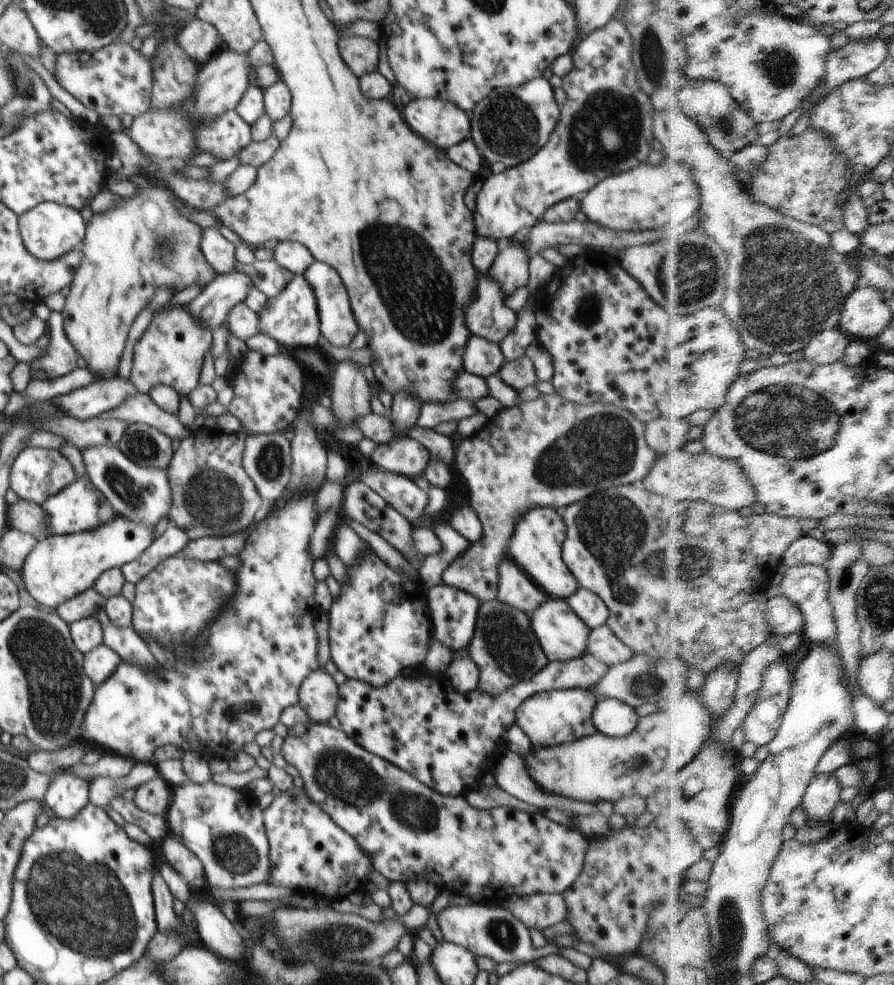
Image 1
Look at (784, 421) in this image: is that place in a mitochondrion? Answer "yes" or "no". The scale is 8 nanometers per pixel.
yes

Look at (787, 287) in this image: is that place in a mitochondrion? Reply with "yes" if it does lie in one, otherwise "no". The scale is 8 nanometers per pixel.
yes

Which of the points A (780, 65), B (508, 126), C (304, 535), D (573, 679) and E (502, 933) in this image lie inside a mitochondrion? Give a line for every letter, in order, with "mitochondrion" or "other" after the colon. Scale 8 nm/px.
A: mitochondrion
B: mitochondrion
C: other
D: other
E: mitochondrion

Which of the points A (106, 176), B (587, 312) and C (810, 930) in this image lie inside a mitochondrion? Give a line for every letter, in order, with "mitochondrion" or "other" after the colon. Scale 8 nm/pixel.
A: other
B: mitochondrion
C: other

